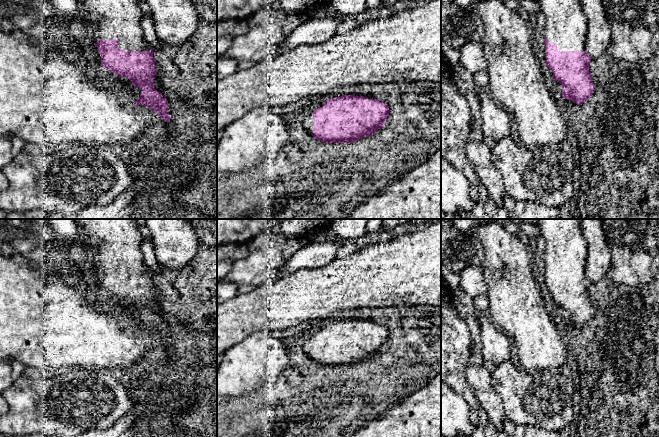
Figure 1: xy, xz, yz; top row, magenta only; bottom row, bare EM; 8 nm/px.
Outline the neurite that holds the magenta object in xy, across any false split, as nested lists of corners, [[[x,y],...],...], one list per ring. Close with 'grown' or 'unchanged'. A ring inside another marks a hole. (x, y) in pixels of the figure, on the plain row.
[[[75,219],[77,226],[81,226],[87,237],[93,239],[93,244],[89,247],[89,257],[94,269],[101,281],[101,290],[119,301],[127,301],[134,311],[141,313],[141,319],[132,329],[131,341],[136,341],[139,345],[149,349],[149,360],[151,361],[170,361],[169,345],[171,340],[168,338],[168,325],[162,317],[154,312],[154,300],[156,298],[153,274],[146,266],[141,251],[143,236],[138,229],[135,219]]]; grown

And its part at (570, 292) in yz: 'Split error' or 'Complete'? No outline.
Split error

